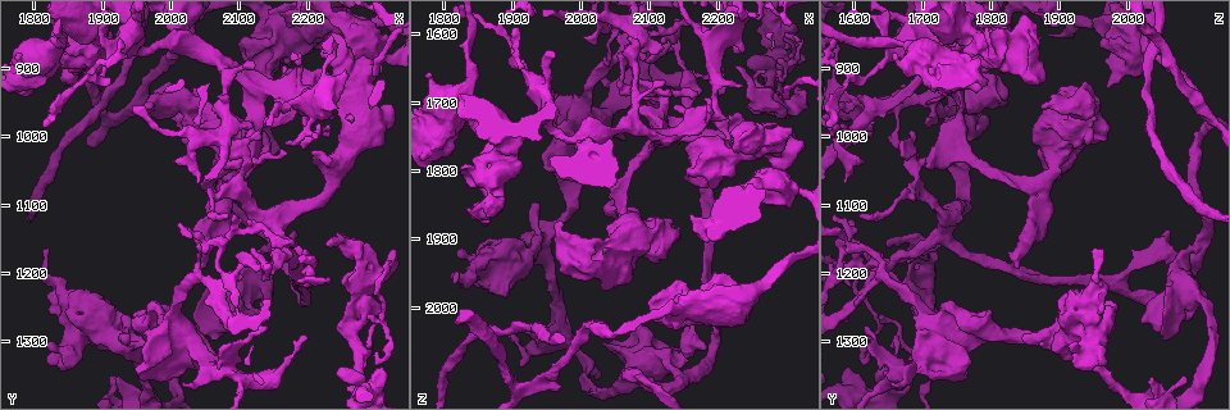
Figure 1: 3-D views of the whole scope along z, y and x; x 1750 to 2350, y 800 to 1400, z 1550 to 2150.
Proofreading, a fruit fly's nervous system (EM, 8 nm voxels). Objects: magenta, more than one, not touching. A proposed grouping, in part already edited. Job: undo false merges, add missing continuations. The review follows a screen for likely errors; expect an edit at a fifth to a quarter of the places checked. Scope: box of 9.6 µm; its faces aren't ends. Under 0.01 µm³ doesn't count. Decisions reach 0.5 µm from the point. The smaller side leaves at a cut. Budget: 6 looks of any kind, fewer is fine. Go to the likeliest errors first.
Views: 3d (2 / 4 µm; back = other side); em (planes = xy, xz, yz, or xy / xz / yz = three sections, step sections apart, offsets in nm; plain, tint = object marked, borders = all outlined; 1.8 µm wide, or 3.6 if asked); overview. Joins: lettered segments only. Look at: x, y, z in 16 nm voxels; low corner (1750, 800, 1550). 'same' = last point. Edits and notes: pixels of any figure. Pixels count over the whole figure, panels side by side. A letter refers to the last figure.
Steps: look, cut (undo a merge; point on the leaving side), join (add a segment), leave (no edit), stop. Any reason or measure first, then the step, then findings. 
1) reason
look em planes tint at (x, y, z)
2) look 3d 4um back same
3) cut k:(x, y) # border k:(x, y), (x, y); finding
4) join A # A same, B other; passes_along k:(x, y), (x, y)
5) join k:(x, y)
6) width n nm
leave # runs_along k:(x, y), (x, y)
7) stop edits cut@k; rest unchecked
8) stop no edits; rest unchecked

four arms meet
look 3d 4um at (2110, 1045, 1690)

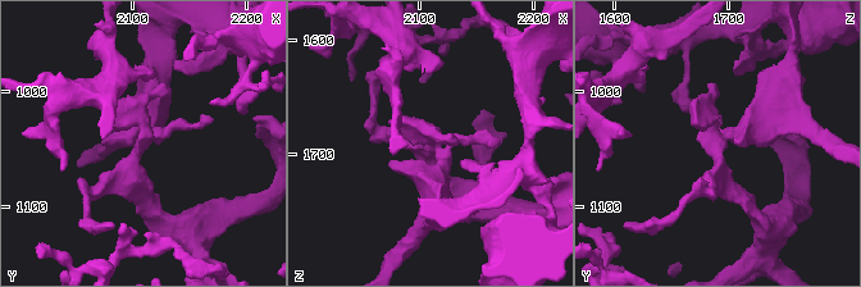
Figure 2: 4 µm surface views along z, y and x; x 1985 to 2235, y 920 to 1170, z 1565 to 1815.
now the EM
look em yz step 16 tint at (2112, 1044, 1694)

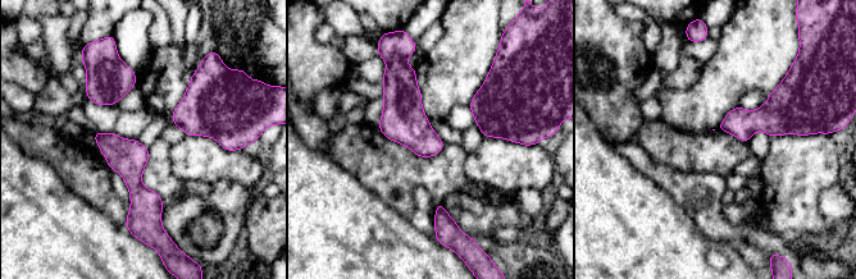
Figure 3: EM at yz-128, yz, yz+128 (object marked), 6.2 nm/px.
look em yz step 16 borders same

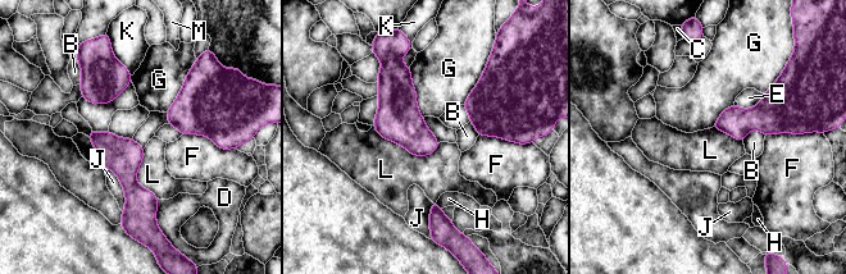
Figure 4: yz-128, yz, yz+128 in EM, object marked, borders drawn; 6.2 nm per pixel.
leave # B other, C other, D other, E other, F other, G other, H other, J other, K other, L other, M other; runs_along 4:(92, 135), (153, 213); continuous, no second cell

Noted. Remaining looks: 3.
sharp bend
look 3d 4um at (2010, 860, 1745)

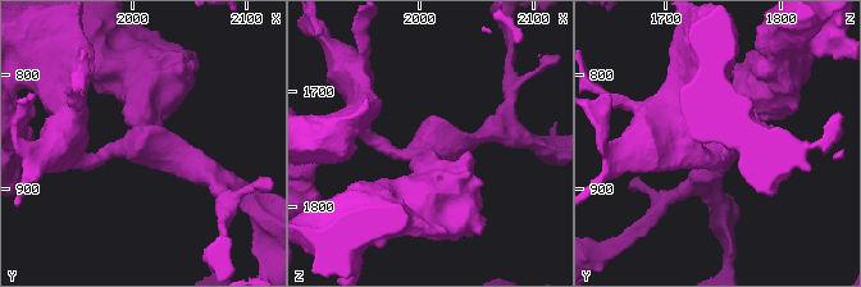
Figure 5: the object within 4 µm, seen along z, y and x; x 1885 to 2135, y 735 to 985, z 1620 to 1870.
arms 3; arm_widths 200, 260, 400 nm
look em planes borders at (2014, 860, 1748)

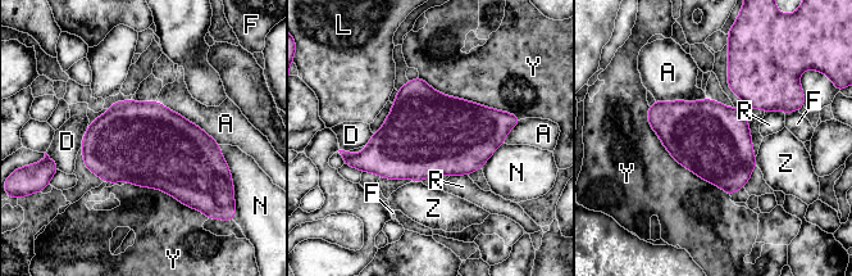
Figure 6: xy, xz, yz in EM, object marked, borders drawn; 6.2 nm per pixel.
leave # A other, D other, F other, L other, N other, R other, Y other, Z other; one cell here

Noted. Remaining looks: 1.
stop no edits; rest unchecked

